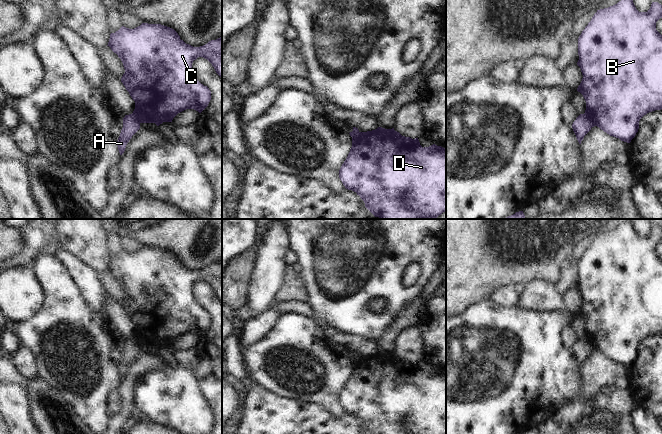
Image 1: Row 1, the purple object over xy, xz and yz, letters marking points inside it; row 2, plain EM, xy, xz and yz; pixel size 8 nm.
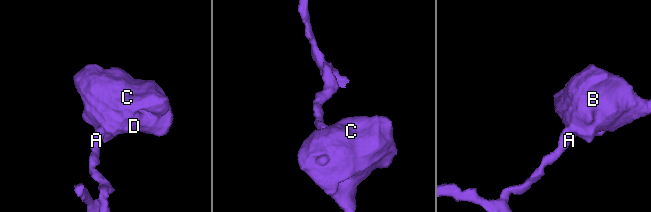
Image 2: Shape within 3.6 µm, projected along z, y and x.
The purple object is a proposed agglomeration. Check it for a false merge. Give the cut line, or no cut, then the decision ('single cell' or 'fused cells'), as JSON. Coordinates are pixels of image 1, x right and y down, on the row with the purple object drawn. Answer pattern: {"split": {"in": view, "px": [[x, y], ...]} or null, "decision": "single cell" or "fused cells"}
{"split": {"in": "yz", "px": [[583, 114], [595, 125]]}, "decision": "fused cells"}

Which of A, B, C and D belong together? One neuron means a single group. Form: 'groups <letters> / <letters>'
groups A / B C D

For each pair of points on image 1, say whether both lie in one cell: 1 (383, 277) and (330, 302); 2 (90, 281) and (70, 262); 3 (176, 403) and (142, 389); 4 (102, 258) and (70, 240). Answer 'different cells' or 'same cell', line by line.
1: same cell
2: same cell
3: same cell
4: same cell

